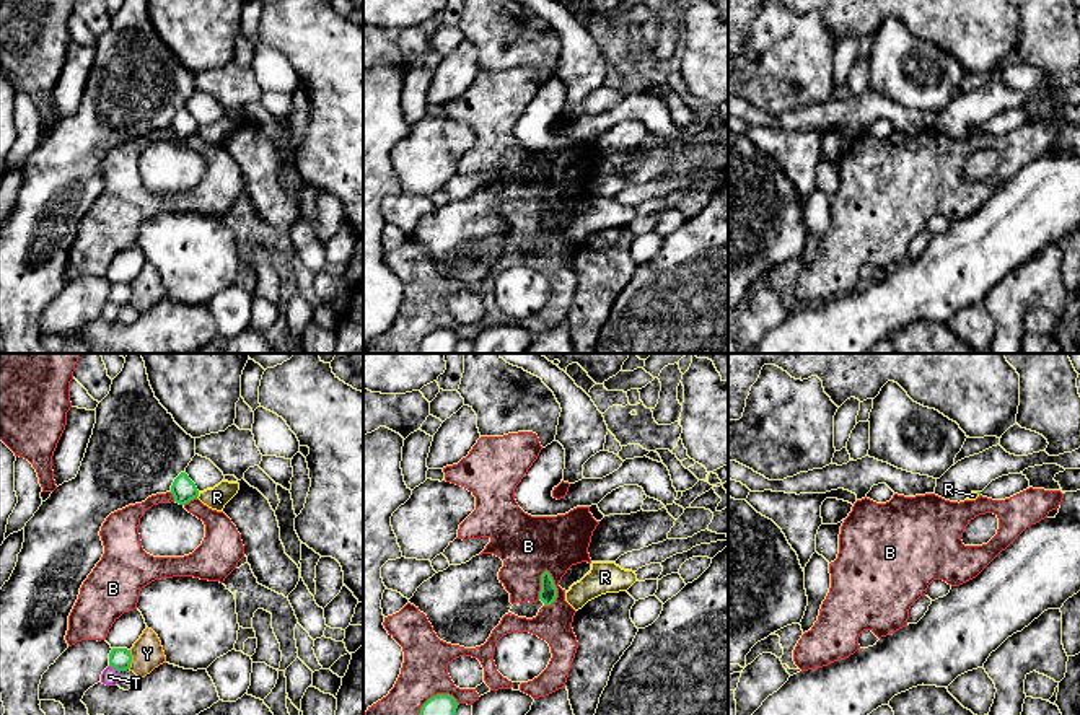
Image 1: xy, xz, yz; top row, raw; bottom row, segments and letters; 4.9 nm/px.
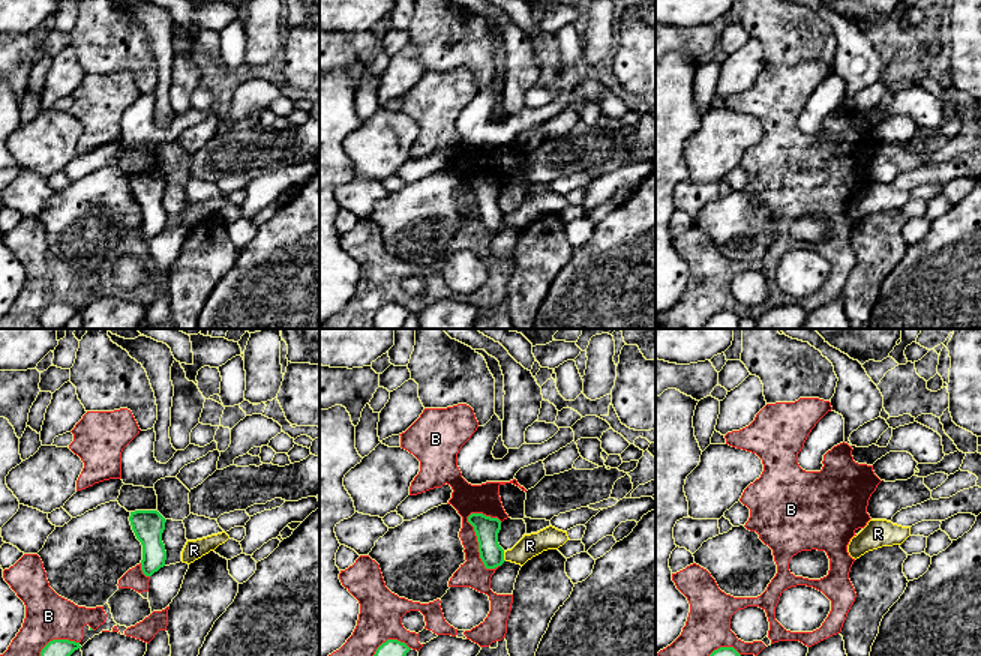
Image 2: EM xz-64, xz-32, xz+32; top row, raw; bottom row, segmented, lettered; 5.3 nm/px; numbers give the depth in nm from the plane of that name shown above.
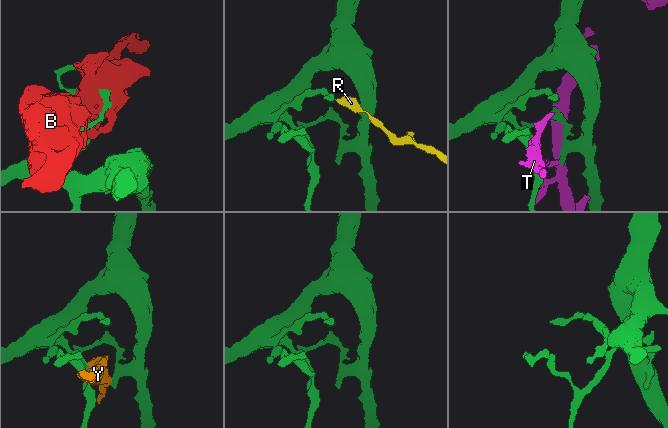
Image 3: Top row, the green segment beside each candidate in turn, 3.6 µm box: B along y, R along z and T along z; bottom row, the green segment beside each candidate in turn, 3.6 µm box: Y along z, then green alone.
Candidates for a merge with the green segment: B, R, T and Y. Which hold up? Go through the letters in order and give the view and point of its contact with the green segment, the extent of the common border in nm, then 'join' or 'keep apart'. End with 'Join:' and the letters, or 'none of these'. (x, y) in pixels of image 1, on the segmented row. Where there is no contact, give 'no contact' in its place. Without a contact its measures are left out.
B: xz (556, 590) | 190 nm | keep apart
R: xy (197, 495) | 40 nm | keep apart
T: xy (114, 666) | 70 nm | keep apart
Y: xy (131, 660) | 100 nm | keep apart
Join: none of these

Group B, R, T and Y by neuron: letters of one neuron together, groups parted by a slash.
B / R T / Y

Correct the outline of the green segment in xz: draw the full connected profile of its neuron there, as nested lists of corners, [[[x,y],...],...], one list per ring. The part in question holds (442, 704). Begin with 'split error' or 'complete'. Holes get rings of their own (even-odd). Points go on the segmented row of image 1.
complete; [[[437,694],[422,705],[419,715],[456,715],[458,705],[453,695]]]

